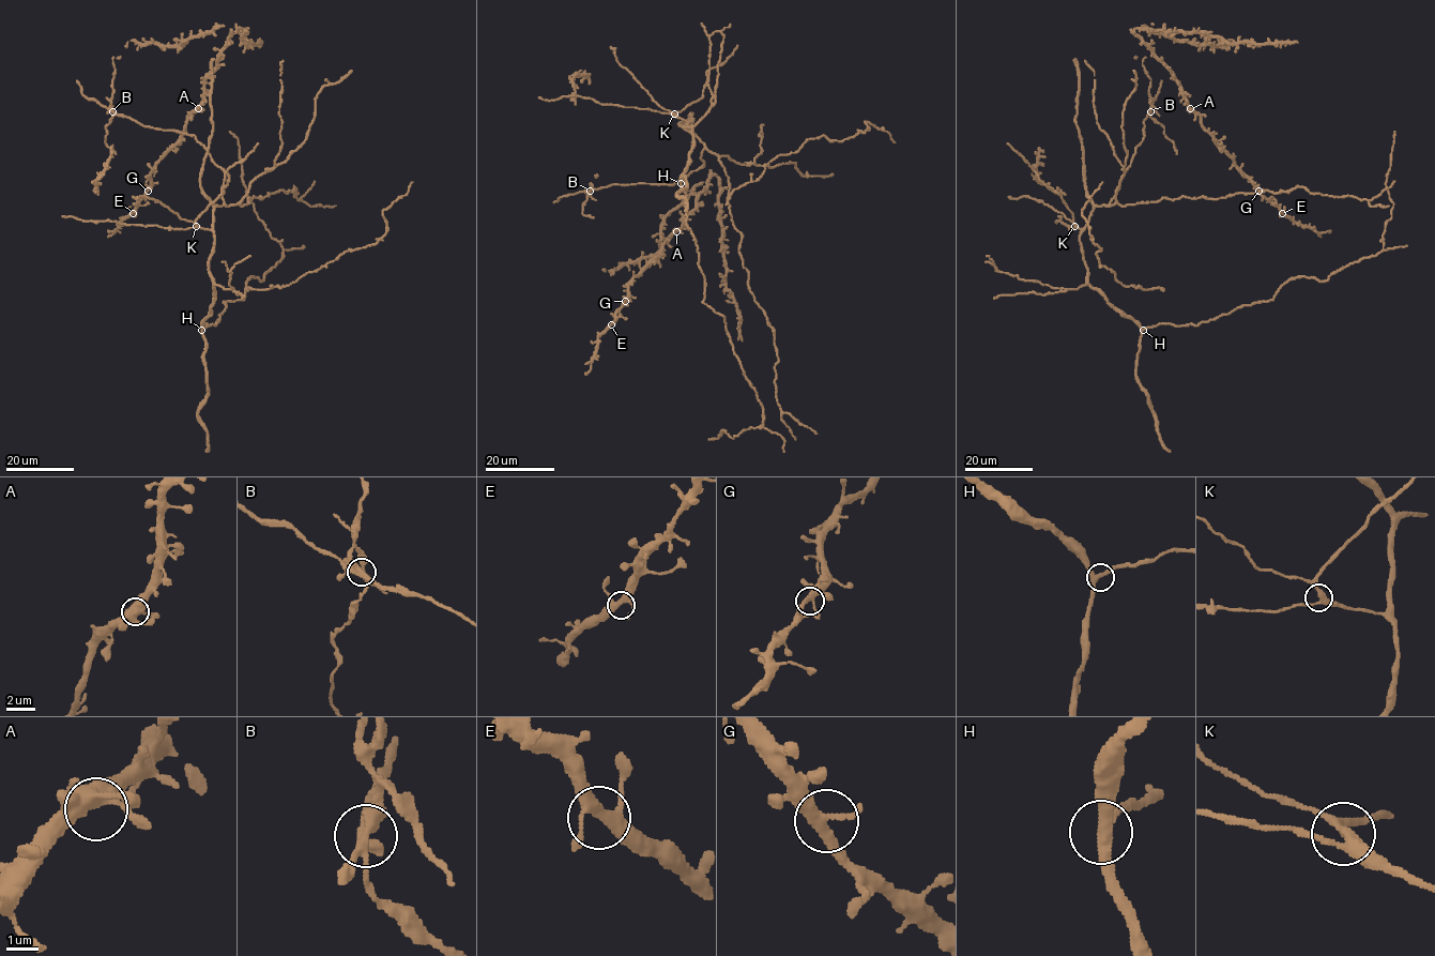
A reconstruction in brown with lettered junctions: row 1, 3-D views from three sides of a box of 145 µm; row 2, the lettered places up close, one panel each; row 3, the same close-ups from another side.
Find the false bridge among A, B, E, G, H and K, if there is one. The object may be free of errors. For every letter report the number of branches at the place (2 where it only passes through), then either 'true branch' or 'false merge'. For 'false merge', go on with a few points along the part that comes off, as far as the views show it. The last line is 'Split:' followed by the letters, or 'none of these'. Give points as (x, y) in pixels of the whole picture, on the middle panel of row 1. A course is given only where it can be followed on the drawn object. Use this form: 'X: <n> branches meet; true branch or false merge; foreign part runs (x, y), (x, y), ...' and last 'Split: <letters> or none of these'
A: 4 branches meet; true branch
B: 4 branches meet; false merge
E: 4 branches meet; true branch
G: 3 branches meet; true branch
H: 3 branches meet; true branch
K: 3 branches meet; true branch
Split: B

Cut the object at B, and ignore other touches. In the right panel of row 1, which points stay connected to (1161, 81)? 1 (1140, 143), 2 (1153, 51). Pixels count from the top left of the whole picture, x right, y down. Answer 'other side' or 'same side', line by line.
1: same side
2: same side

